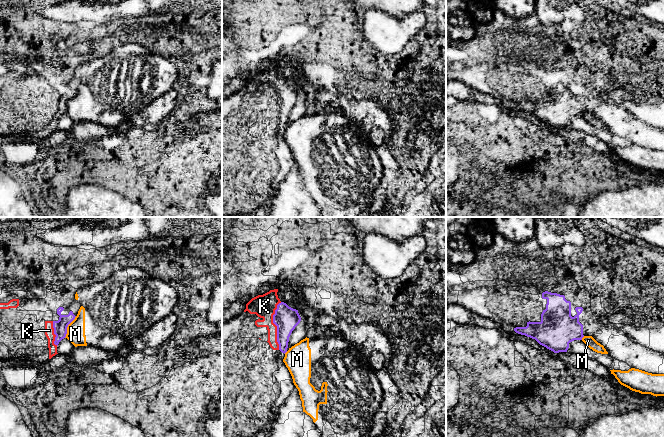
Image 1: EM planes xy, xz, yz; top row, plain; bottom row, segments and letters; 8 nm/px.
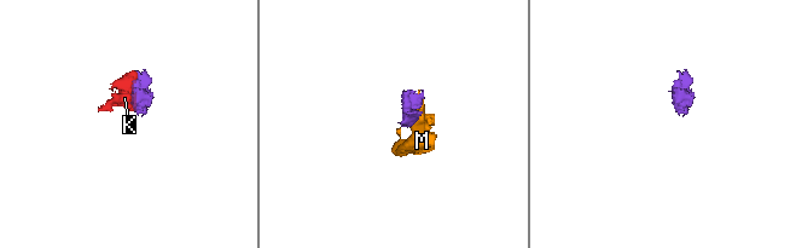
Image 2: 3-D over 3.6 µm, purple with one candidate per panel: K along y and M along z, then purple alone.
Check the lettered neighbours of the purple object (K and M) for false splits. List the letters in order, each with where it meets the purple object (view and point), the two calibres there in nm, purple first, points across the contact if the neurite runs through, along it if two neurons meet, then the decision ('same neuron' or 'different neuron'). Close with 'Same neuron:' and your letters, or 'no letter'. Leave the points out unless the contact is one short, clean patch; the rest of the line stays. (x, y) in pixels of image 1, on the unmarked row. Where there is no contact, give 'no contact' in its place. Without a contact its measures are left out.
K: meets purple in xz at (275, 100); 190 nm thick on the purple side, 190 nm on the other; same neuron
M: meets purple in xy at (67, 102); 110 nm thick on the purple side, 140 nm on the other; border along xy (76, 92), (68, 101), (67, 109), (64, 113); different neuron
Same neuron: K

